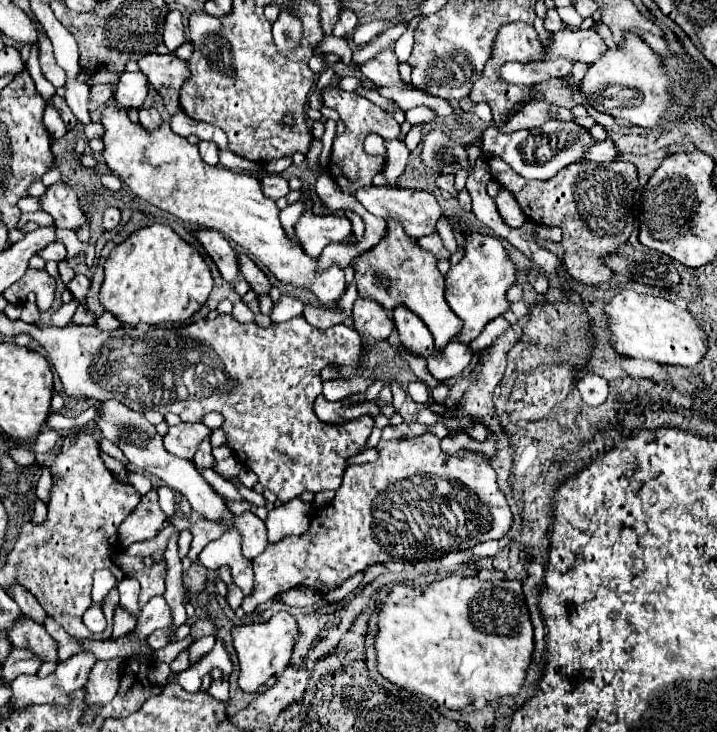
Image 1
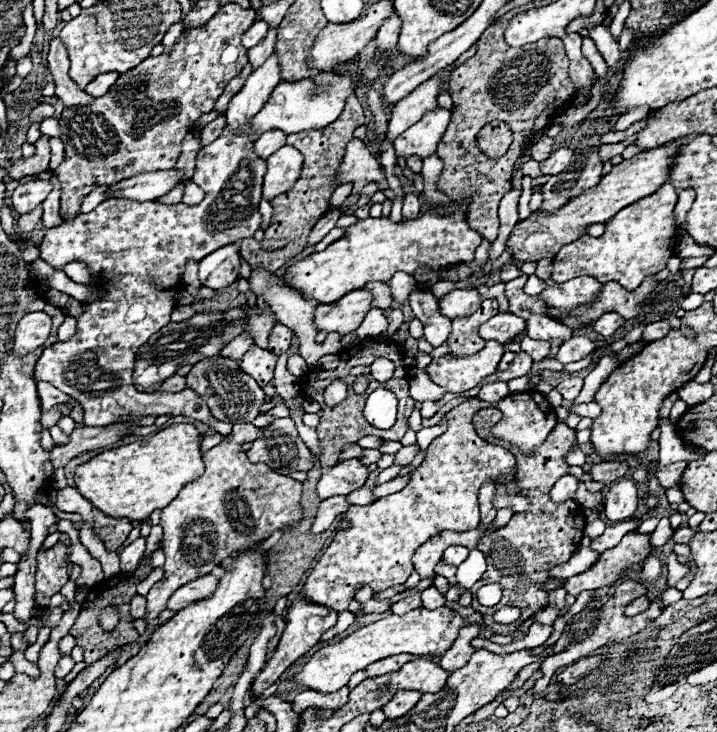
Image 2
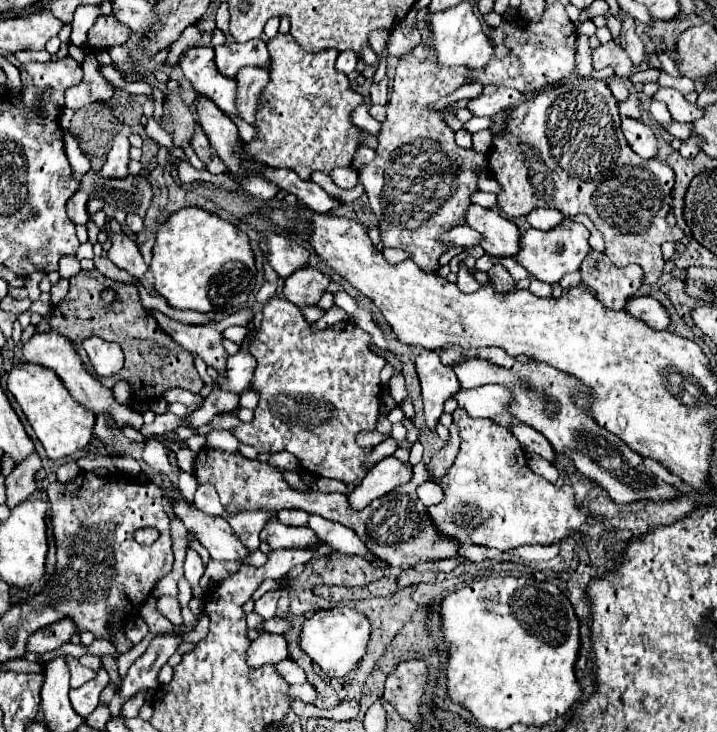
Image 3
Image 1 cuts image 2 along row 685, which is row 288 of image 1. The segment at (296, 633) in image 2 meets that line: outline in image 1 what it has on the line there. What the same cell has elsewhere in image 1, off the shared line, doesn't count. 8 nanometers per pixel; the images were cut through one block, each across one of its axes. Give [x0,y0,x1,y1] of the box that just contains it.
[238,250,272,294]

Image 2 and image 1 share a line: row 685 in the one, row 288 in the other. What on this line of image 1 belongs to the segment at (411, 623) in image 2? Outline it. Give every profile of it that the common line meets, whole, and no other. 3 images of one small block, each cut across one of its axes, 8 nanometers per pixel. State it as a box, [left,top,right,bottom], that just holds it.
[102,106,346,306]

